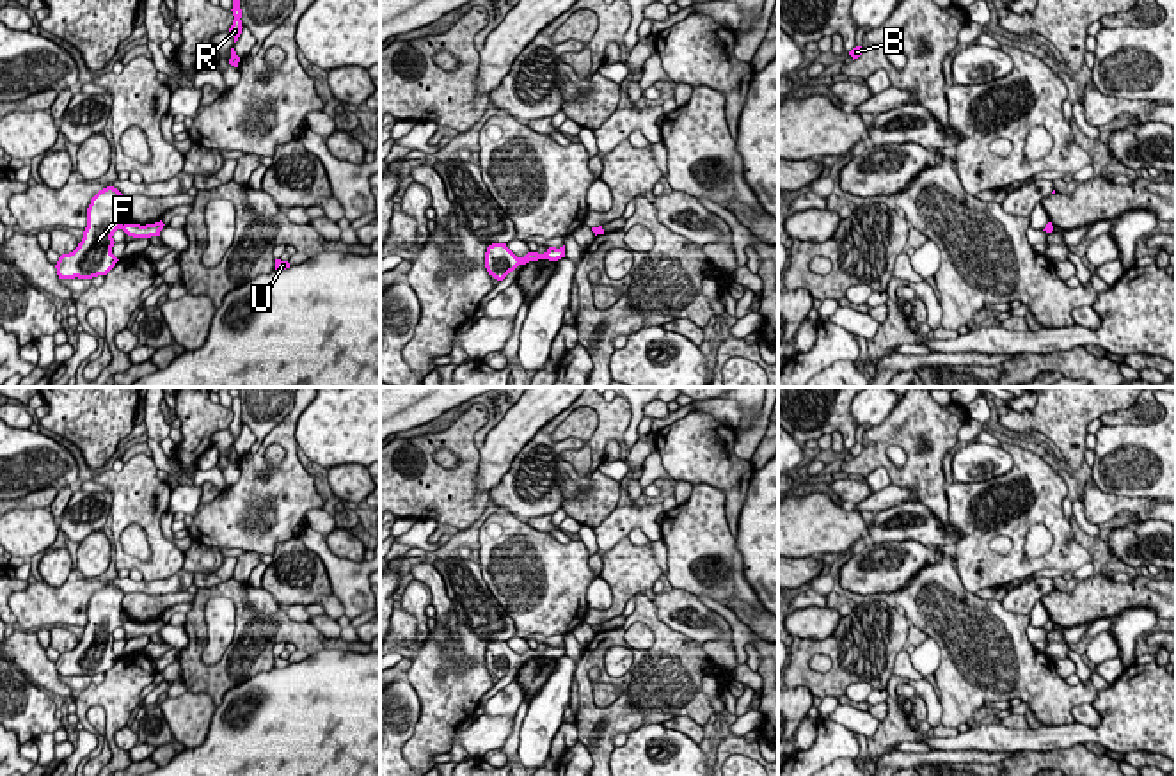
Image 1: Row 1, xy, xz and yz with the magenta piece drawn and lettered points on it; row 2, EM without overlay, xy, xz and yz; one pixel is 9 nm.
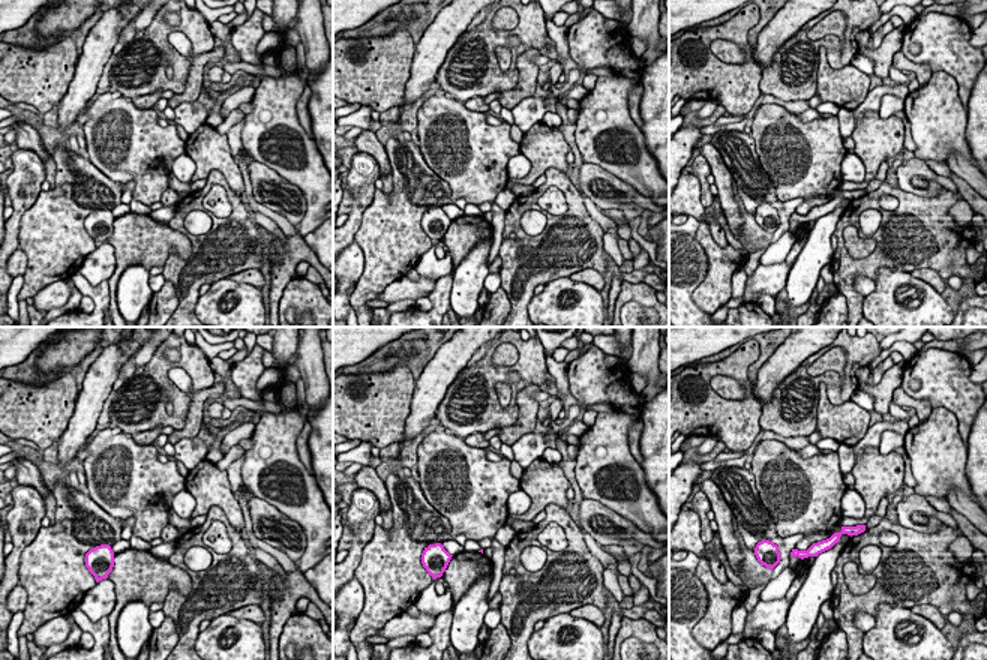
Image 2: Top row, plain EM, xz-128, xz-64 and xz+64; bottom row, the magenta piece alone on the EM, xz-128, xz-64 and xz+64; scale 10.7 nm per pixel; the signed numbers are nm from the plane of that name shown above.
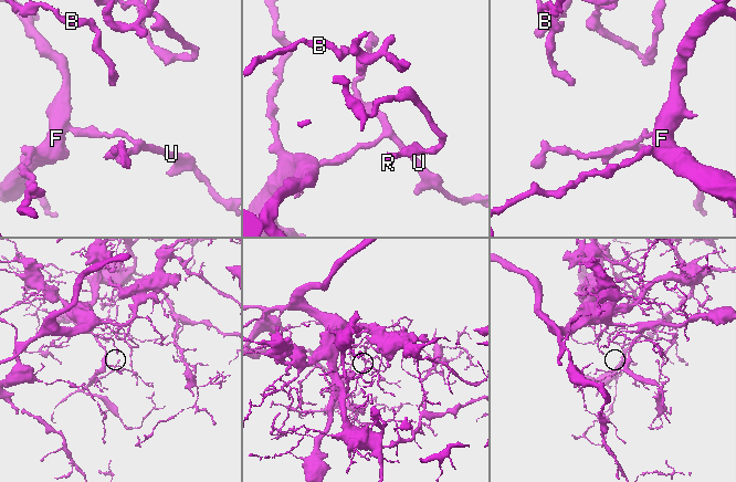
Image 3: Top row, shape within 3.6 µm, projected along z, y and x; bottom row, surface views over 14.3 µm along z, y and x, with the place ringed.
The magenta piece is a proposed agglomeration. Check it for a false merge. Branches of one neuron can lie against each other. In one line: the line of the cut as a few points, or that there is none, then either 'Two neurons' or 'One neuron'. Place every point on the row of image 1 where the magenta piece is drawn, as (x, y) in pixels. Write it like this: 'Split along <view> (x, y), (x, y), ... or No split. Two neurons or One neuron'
No split. One neuron

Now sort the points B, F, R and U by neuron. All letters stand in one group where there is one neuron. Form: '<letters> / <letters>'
B F R U

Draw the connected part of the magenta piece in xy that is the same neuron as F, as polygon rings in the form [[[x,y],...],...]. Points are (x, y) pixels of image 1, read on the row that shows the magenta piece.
[[[107,186],[99,190],[87,208],[87,227],[78,247],[62,254],[55,265],[59,279],[92,279],[98,275],[107,275],[115,263],[119,261],[112,254],[114,233],[123,229],[128,236],[133,238],[151,238],[160,236],[163,222],[155,224],[121,224],[123,211],[123,194]]]

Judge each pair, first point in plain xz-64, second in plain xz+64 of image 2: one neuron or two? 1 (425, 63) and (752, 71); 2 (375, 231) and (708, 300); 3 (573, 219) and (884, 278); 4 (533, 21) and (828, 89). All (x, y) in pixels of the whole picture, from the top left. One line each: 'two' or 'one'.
1: two
2: one
3: two
4: two

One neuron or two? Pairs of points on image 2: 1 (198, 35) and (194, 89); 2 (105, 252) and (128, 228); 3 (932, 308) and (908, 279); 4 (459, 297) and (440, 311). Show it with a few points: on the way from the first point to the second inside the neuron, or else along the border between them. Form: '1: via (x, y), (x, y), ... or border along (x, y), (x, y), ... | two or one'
1: border along (212, 48), (194, 54) | two
2: border along (108, 242), (113, 248), (114, 272), (107, 279) | two
3: via (932, 299), (917, 282) | one
4: border along (453, 272), (449, 305) | two

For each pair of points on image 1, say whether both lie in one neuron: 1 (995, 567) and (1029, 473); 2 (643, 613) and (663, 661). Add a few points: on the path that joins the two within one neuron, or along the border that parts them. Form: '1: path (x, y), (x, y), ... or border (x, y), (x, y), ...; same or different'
1: path (1017, 547), (1017, 528), (1031, 514), (1038, 498); same
2: path (656, 625), (663, 633), (663, 649); same

